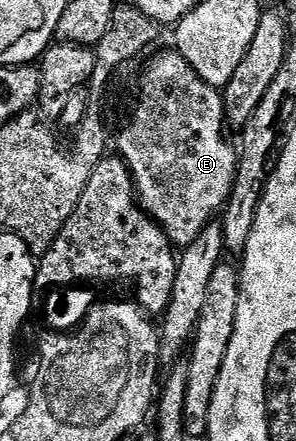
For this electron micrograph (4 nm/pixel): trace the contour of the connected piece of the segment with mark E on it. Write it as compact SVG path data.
M174 49L159 51L143 67L143 72L135 79L135 100L131 103L131 116L123 123L123 128L119 131L119 151L118 158L127 164L131 171L131 179L135 182L135 198L139 200L140 207L163 228L168 239L176 248L182 249L189 246L196 237L222 212L227 205L227 198L231 196L233 181L235 180L235 165L237 162L237 151L234 146L227 144L227 139L223 136L225 128L225 116L223 113L223 96L220 88L210 87L197 73L193 73L193 65L181 57L181 53Z

